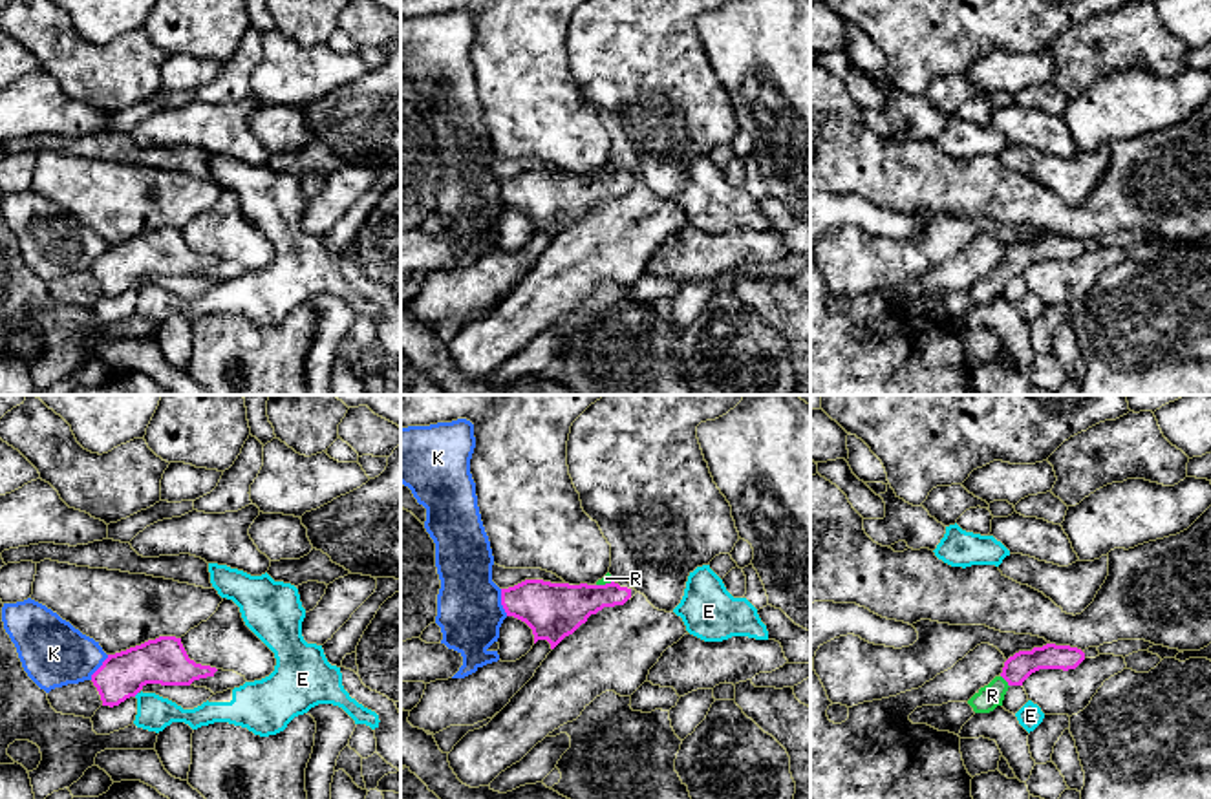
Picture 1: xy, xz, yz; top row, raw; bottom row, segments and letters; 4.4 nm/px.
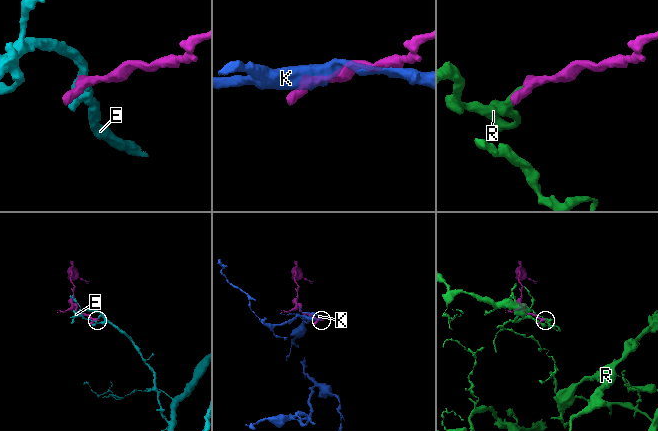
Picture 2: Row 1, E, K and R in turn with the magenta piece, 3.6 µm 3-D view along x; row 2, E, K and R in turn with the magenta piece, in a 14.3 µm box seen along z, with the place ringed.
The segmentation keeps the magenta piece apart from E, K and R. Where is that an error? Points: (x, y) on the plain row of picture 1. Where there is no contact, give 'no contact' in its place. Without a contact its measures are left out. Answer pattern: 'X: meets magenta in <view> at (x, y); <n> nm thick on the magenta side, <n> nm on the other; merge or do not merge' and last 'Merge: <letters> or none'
E: meets magenta in xy at (136, 284); 200 nm thick on the magenta side, 160 nm on the other; do not merge
K: meets magenta in xz at (502, 192); 240 nm thick on the magenta side, 280 nm on the other; do not merge
R: meets magenta in yz at (1005, 269); 120 nm thick on the magenta side, 110 nm on the other; merge
Merge: R

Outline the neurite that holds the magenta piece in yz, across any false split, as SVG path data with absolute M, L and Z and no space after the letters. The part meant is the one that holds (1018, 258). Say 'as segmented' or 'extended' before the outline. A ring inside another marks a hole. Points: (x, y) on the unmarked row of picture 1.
extended; M1046 234L1032 241L1019 241L1004 252L1002 263L988 276L981 278L968 294L975 304L990 304L1002 296L1010 276L1023 272L1039 260L1076 260L1085 250L1085 243L1070 236Z

